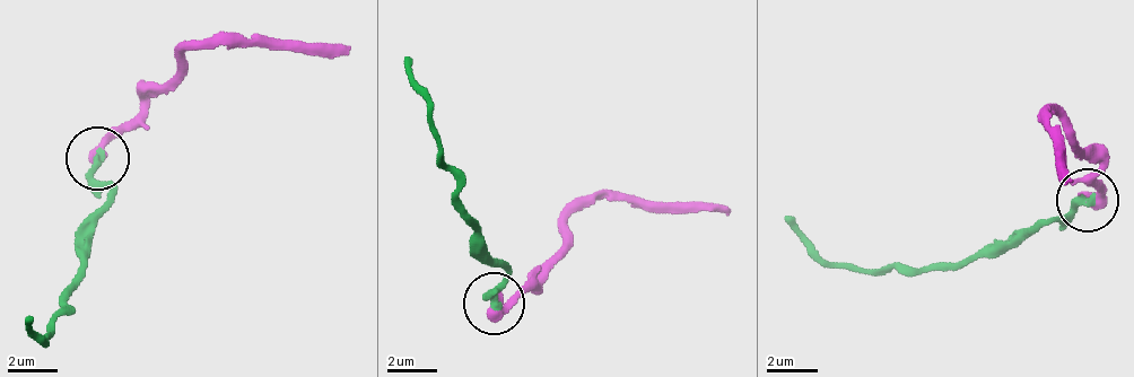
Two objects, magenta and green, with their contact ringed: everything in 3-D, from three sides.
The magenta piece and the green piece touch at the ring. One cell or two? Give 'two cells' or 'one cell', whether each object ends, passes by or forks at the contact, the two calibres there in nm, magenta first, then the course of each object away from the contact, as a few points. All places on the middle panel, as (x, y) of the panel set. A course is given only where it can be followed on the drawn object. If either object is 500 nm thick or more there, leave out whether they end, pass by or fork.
one cell; calibres 550 and 320 nm; course magenta (495, 300), (506, 307), (533, 287), (583, 205), (638, 195), (732, 211); course green (495, 300), (503, 262), (459, 204), (459, 171), (441, 157), (407, 55)

